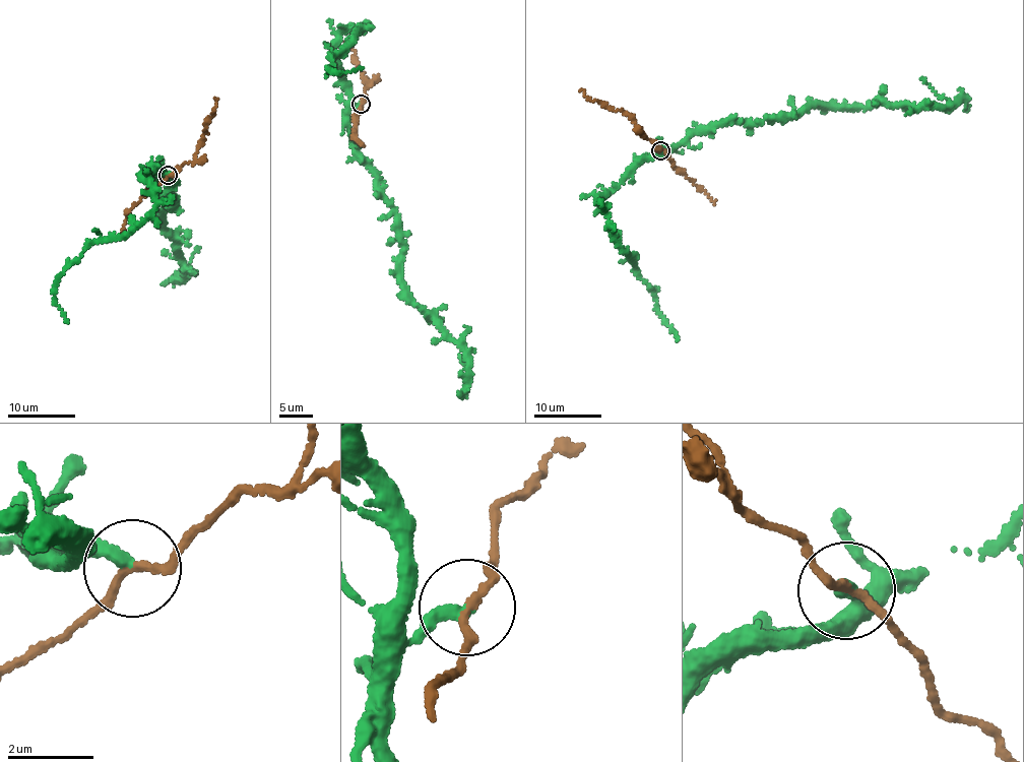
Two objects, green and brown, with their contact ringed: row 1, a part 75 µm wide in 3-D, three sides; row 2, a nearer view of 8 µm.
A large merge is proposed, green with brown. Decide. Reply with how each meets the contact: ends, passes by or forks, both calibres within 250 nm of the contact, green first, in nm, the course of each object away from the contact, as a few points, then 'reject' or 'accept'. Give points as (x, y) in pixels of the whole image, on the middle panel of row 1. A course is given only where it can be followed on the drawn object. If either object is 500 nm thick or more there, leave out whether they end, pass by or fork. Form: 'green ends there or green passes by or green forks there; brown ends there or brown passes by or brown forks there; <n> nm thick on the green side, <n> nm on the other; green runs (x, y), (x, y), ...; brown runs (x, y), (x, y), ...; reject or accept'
green ends there; brown passes by; 320 nm thick on the green side, 160 nm on the other; green runs (360, 104), (347, 122), (355, 148), (392, 207), (403, 288), (465, 355), (468, 376), (459, 393); brown runs (360, 104), (364, 87), (370, 83), (362, 73), (353, 47), (344, 42); reject

